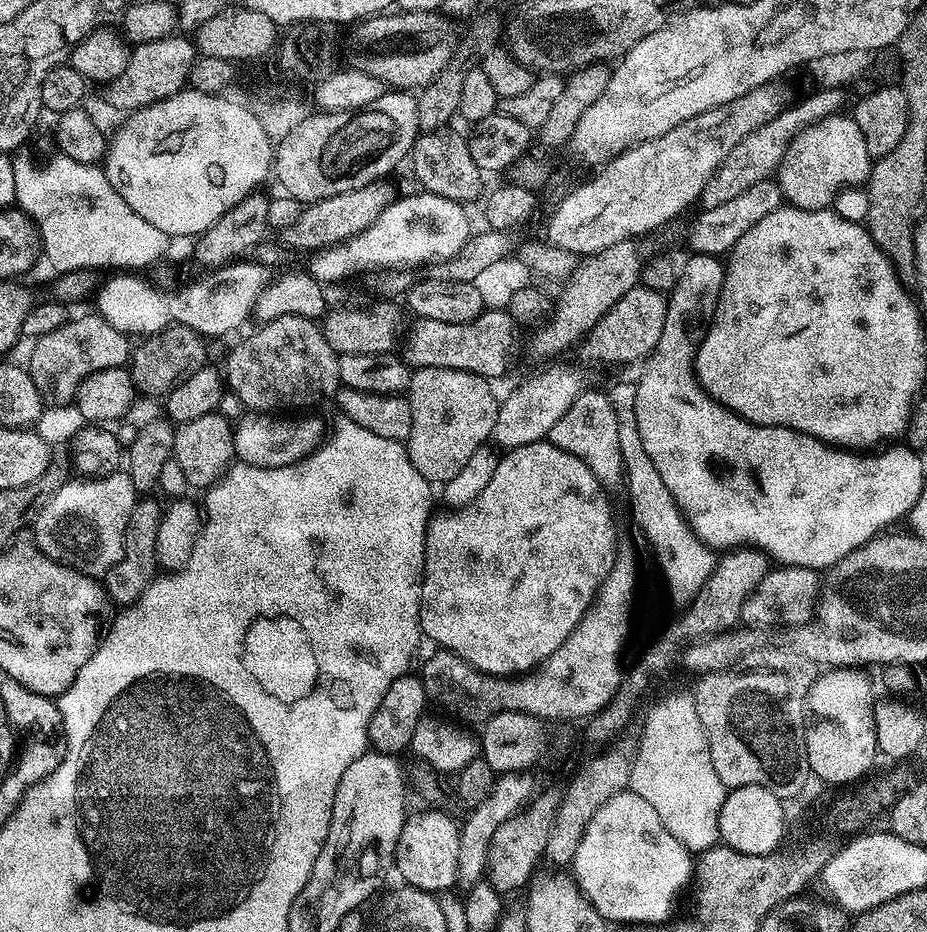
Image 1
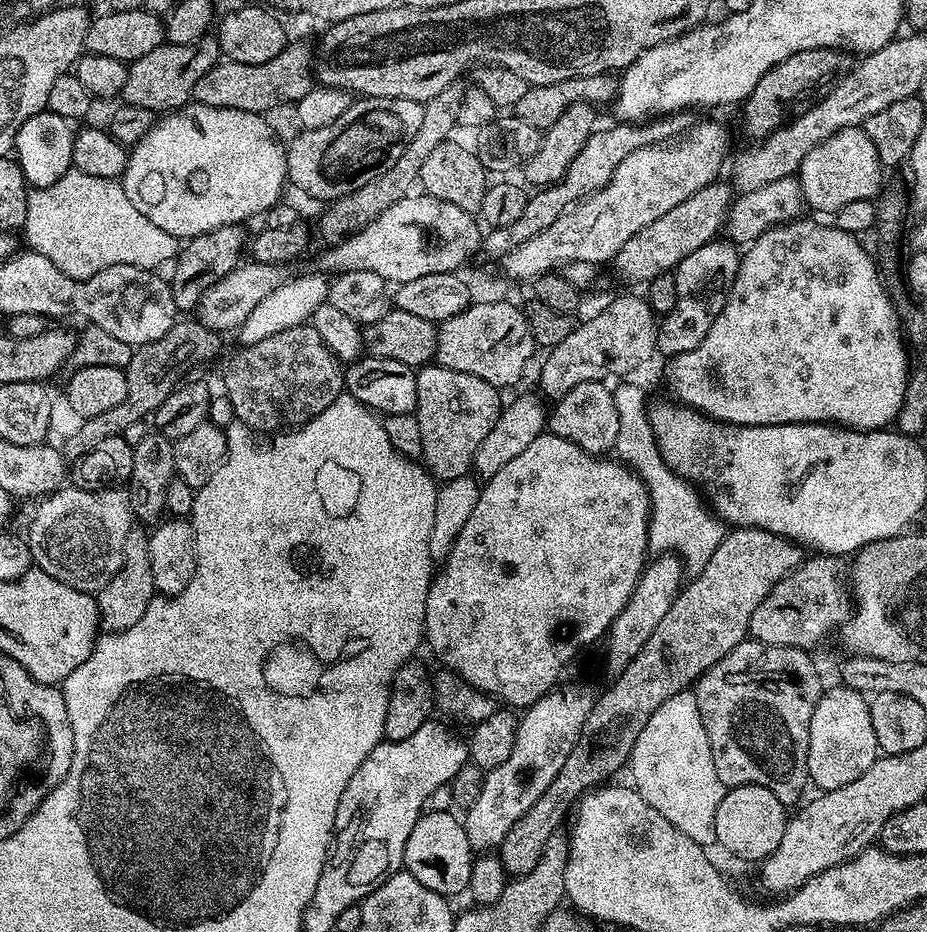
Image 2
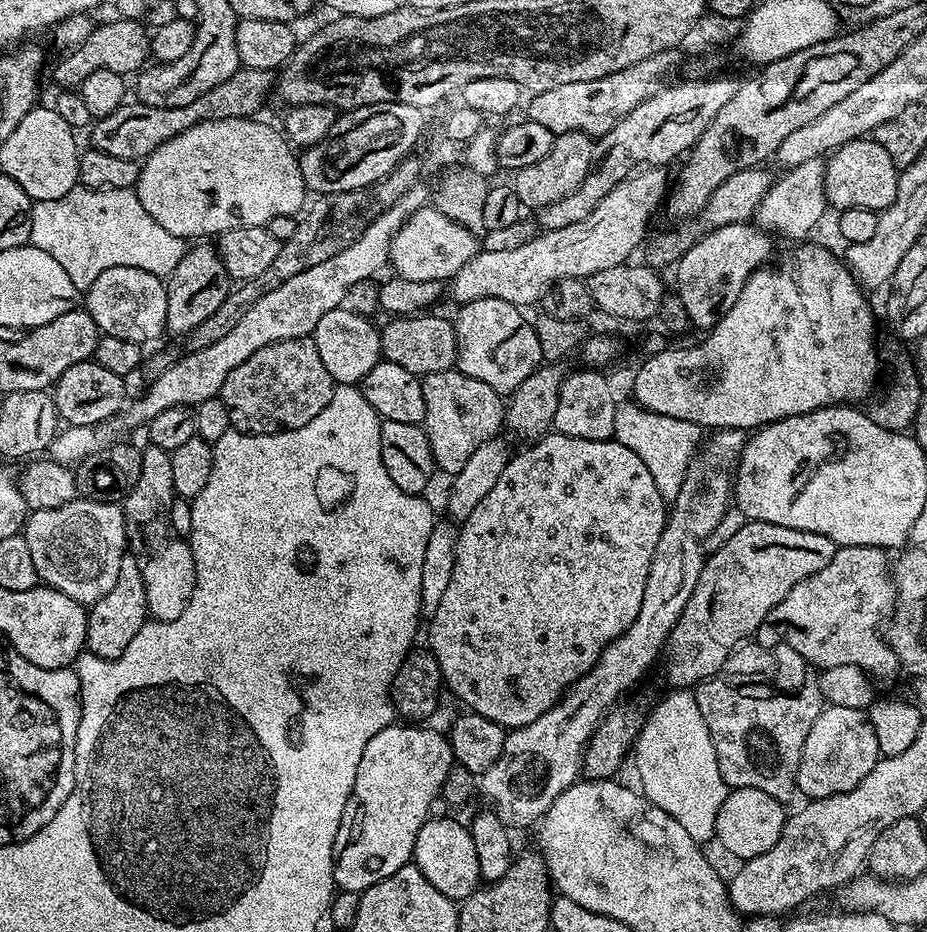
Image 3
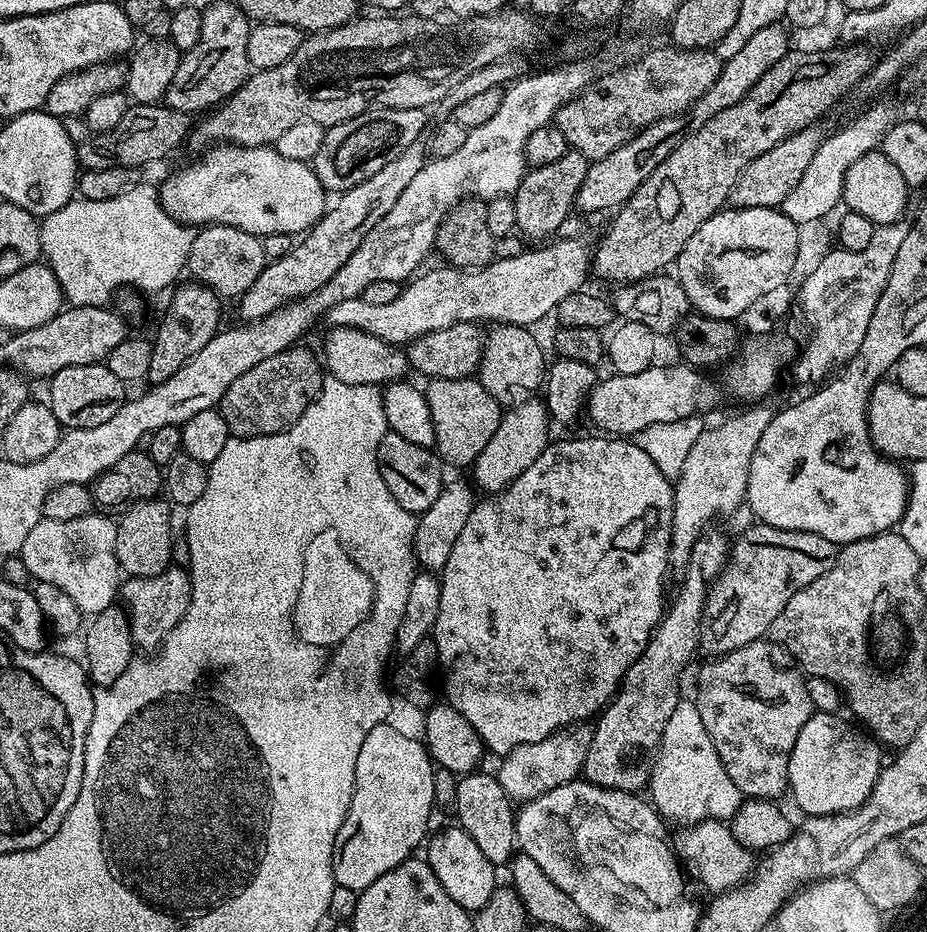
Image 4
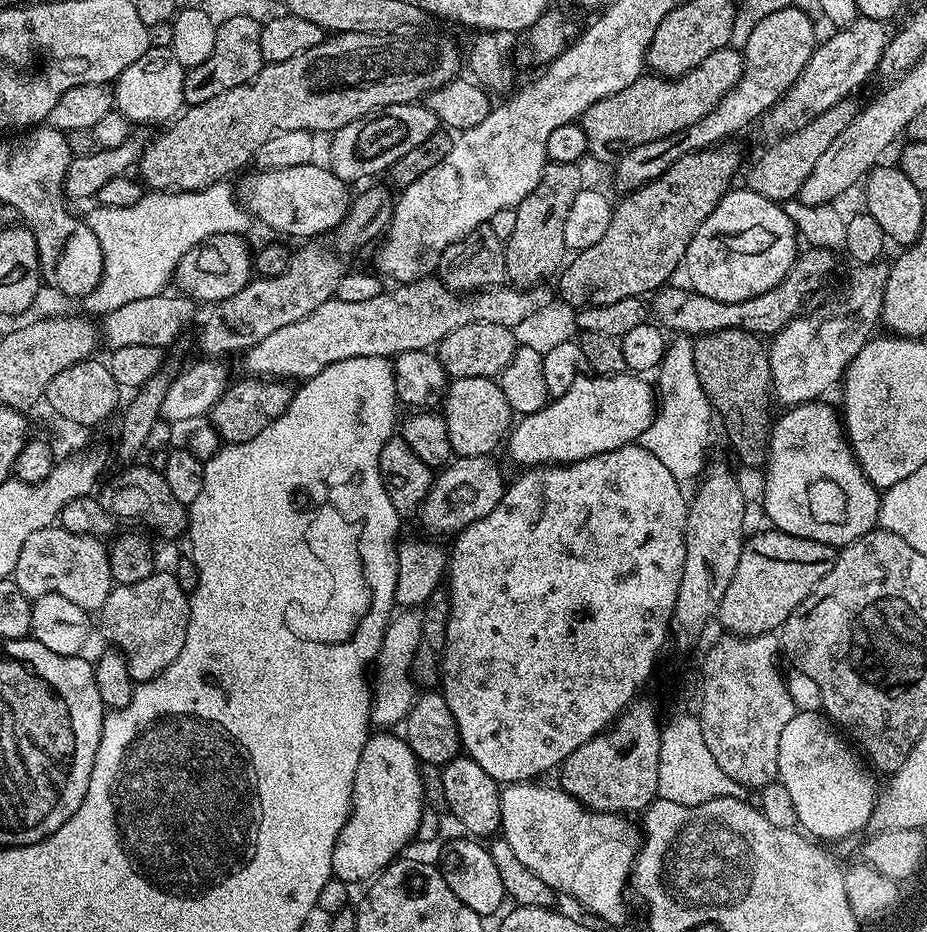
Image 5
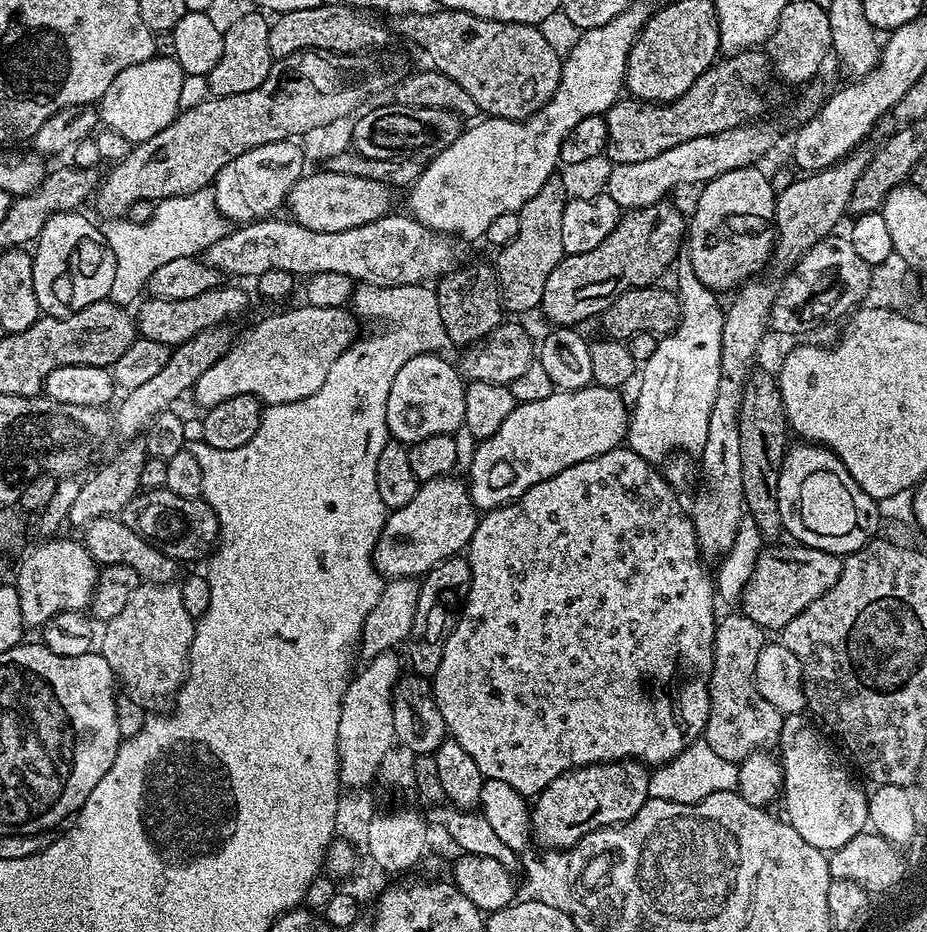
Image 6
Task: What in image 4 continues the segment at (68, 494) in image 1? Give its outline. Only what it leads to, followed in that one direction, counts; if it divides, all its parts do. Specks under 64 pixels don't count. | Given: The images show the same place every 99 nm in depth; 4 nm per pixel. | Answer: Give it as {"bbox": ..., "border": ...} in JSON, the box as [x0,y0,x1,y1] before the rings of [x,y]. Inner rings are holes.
{"bbox":[18,510,122,614],"border":[[[93,510],[82,518],[70,518],[66,522],[42,518],[34,530],[26,534],[26,542],[22,542],[18,553],[33,581],[50,582],[52,590],[68,594],[84,614],[106,610],[118,600],[122,573],[114,550],[117,521],[108,516],[111,515]]]}

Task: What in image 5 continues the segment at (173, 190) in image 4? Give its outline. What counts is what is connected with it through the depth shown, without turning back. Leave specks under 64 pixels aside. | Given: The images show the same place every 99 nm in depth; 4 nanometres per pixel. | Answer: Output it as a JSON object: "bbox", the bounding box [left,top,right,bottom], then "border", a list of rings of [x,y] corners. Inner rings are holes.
{"bbox":[242,162,350,238],"border":[[[319,162],[266,168],[257,171],[242,194],[242,204],[257,221],[284,236],[320,238],[323,232],[331,233],[346,218],[350,207],[349,185],[332,173],[331,167]]]}

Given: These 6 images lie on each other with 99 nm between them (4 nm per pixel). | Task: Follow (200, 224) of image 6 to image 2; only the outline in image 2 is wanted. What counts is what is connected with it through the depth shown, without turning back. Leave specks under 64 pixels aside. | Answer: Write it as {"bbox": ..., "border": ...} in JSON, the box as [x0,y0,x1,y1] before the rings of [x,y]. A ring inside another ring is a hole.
{"bbox":[27,170,178,280],"border":[[[75,170],[62,174],[62,178],[50,186],[29,191],[27,227],[32,228],[31,251],[42,254],[42,258],[50,258],[62,274],[75,280],[88,280],[94,274],[119,264],[156,270],[159,264],[167,265],[178,255],[177,237],[166,234],[166,230],[154,226],[146,214],[141,214],[130,198],[126,198],[126,190],[120,180],[94,178],[94,174],[82,174]]]}

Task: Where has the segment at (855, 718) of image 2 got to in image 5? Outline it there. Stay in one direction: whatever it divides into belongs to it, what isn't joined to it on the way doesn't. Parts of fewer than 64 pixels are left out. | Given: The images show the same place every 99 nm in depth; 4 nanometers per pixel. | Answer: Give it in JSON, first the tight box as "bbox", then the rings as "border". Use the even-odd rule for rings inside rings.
{"bbox":[778,712,878,842],"border":[[[797,712],[794,718],[790,718],[790,722],[786,722],[782,730],[782,739],[778,742],[779,787],[784,787],[784,792],[792,803],[792,812],[796,815],[797,822],[801,824],[799,827],[809,837],[820,842],[844,840],[847,836],[852,836],[861,829],[864,830],[868,825],[868,819],[872,816],[878,795],[878,784],[876,788],[875,780],[877,777],[859,755],[856,757],[852,753],[853,745],[839,734],[841,735],[832,721],[820,712]]]}

